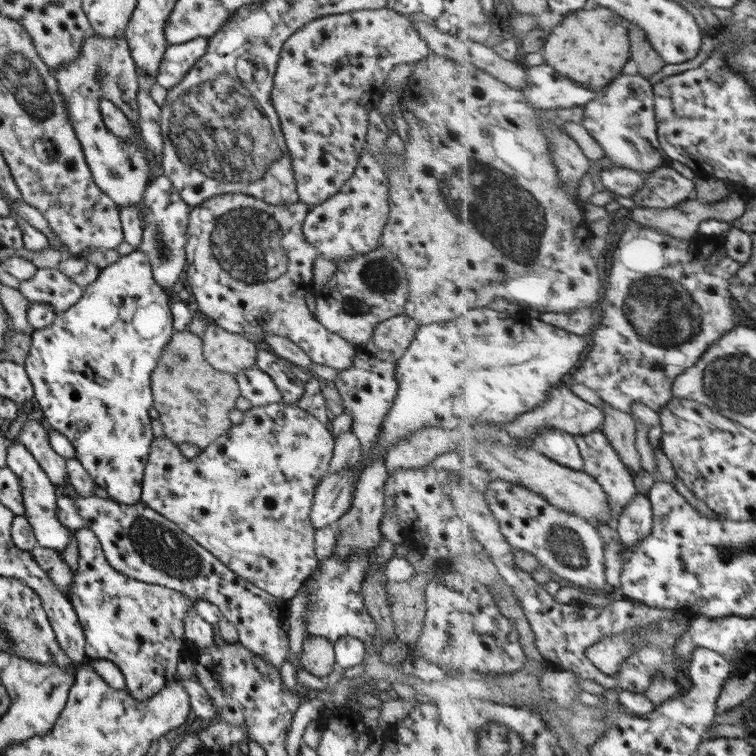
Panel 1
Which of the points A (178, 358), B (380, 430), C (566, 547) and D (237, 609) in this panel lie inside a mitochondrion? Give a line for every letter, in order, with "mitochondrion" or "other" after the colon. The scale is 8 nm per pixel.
A: mitochondrion
B: other
C: mitochondrion
D: other

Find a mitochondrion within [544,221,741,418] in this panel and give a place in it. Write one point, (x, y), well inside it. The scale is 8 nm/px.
(660, 313)

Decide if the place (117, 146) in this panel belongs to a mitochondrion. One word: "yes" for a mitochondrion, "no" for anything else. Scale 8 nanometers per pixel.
no

